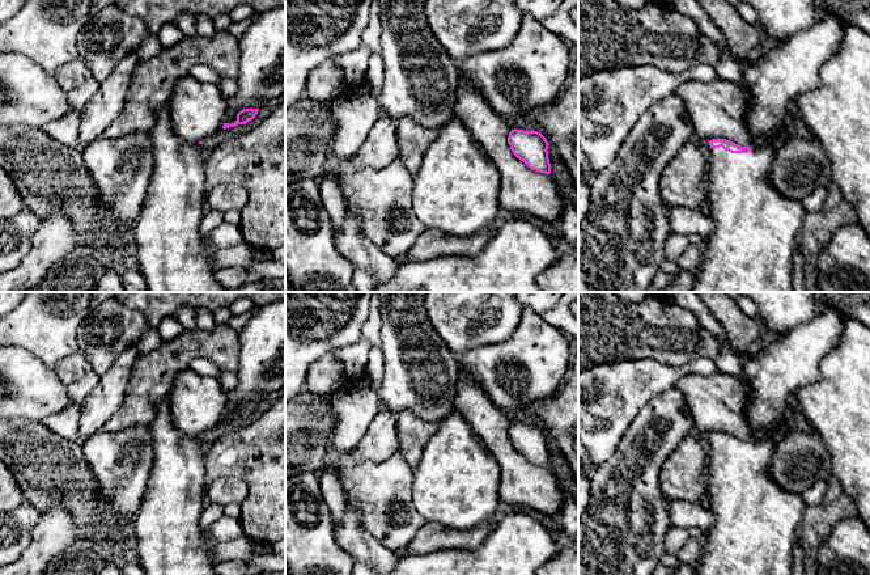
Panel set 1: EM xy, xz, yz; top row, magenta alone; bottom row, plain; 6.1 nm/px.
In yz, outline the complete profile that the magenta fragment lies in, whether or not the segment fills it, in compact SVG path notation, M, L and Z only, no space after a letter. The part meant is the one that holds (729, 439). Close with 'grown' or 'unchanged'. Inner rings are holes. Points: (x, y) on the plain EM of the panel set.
M833 292L831 306L818 309L812 317L792 327L788 333L774 337L772 343L759 355L744 358L738 376L751 388L744 415L752 431L751 440L740 440L726 432L709 434L710 447L705 466L704 503L714 515L713 525L705 530L701 558L695 563L695 575L792 575L795 530L802 521L806 504L801 494L781 489L769 474L769 464L777 445L792 432L795 415L801 423L794 393L820 380L823 358L839 343L845 327L845 312L850 312L854 297L849 292Z; grown

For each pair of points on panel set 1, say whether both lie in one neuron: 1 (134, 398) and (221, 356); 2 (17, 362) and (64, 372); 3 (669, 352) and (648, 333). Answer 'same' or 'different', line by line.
1: same
2: different
3: same

